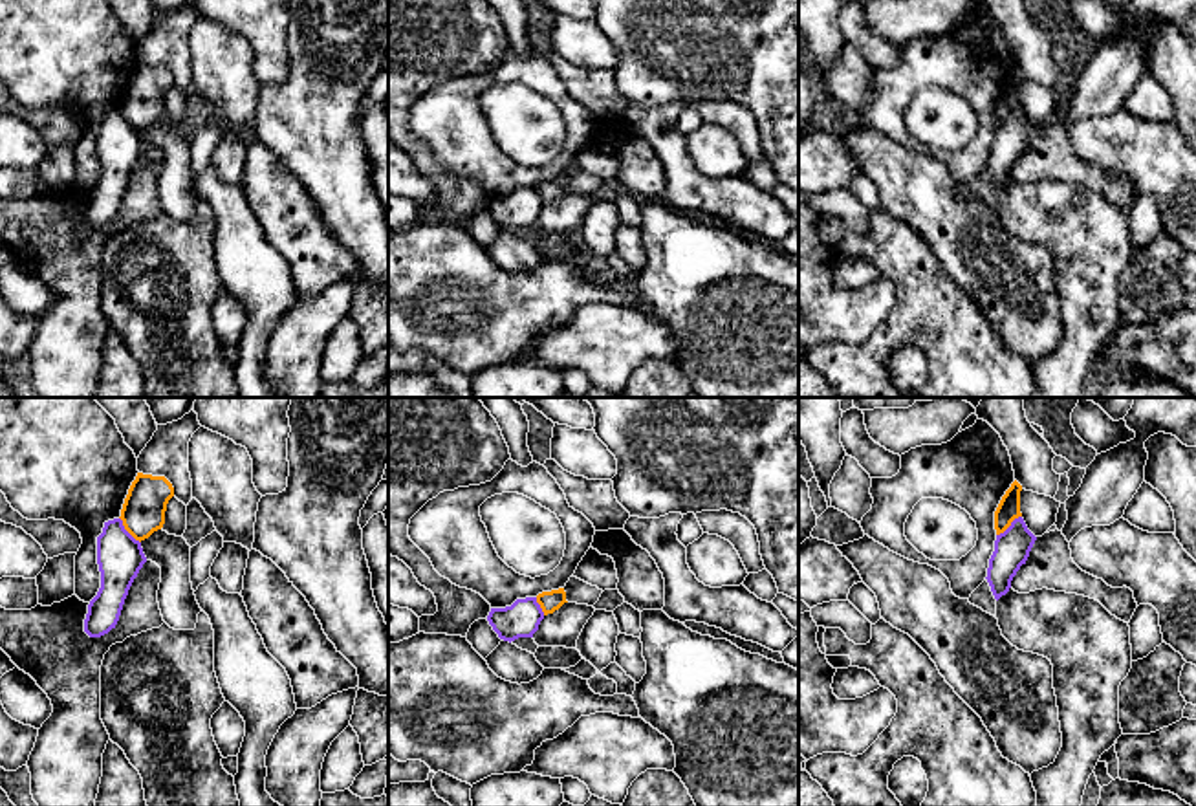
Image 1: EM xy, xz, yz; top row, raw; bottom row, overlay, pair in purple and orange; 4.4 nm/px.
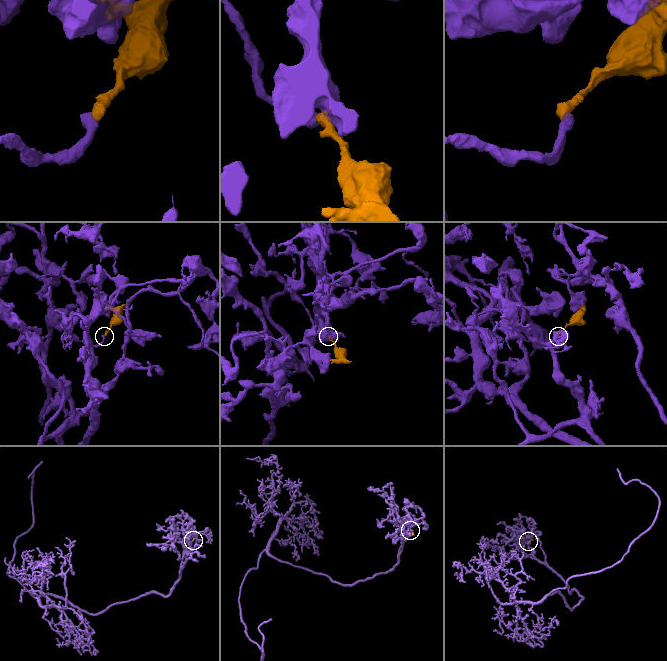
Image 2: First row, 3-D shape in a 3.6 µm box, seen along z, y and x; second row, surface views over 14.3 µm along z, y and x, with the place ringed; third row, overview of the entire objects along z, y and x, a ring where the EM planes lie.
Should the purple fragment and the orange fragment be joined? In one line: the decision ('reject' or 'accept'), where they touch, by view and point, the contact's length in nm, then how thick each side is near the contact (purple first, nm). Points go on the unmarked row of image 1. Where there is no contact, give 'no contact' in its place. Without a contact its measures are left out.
reject; contact xy (125, 119); length 150 nm; calibres 200 and 190 nm

